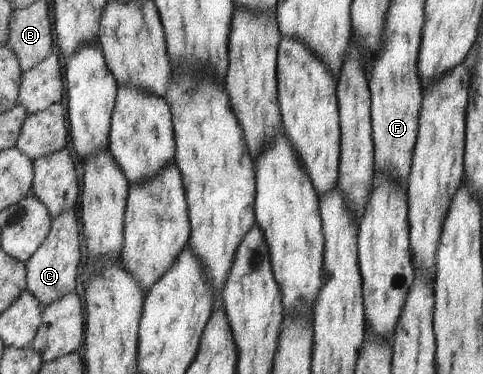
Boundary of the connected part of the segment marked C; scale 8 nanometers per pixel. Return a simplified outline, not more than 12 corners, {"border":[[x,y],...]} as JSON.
{"border":[[74,210],[26,262],[28,289],[43,308],[77,286],[81,230]]}

